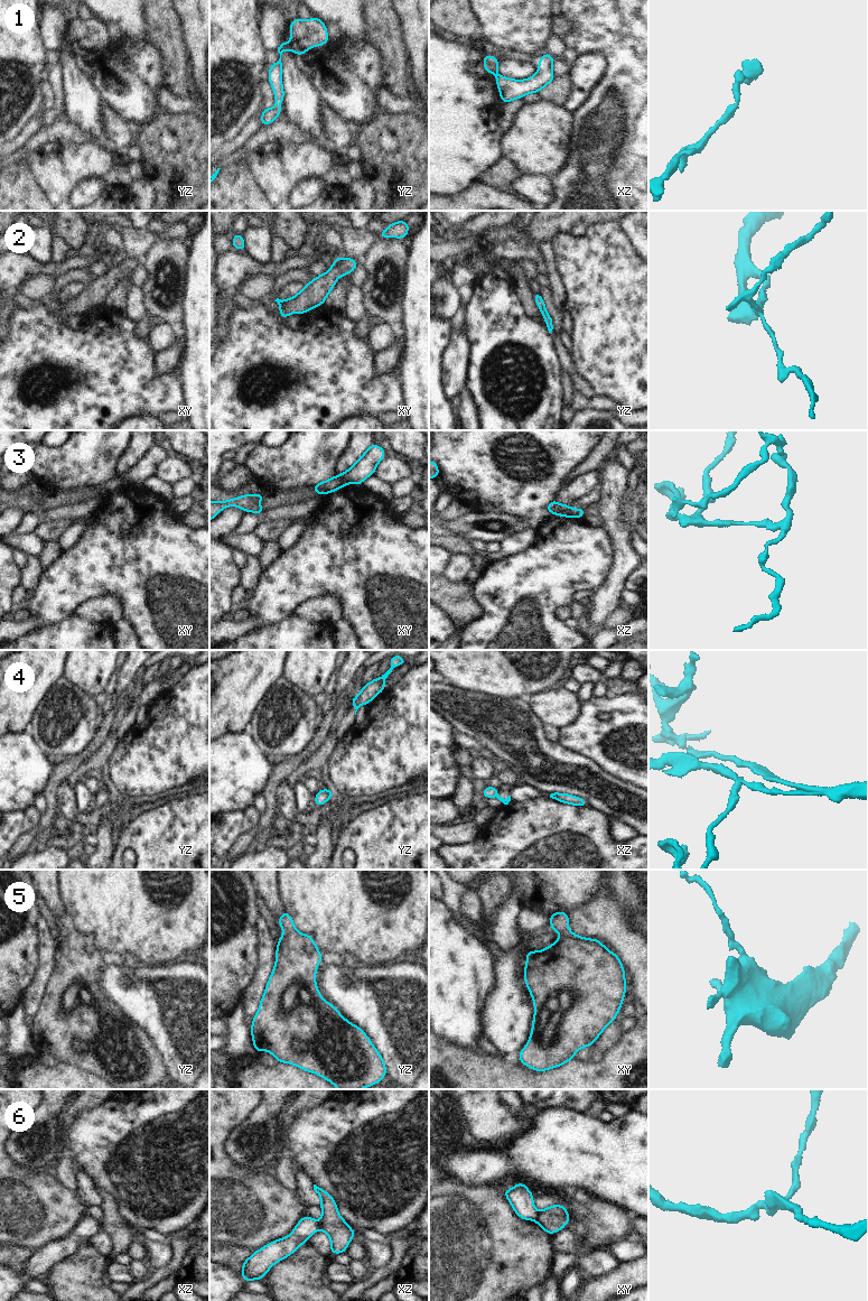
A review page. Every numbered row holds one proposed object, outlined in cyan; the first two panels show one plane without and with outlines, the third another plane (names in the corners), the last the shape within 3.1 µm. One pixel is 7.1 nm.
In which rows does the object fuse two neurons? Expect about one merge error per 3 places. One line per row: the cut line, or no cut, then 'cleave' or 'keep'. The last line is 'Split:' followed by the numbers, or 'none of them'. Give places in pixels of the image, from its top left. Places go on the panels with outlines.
1: cut in yz along (289, 46), (291, 49); cleave
2: no cut; keep
3: cut in xz along (570, 508), (556, 513); cleave
4: cut in yz along (361, 691), (353, 702); cleave
5: no cut; keep
6: cut in xy along (539, 1211), (534, 1219); cleave
Split: 1, 3, 4, 6

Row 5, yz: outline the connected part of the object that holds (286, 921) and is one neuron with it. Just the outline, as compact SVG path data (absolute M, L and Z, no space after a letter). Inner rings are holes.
M287 911L281 913L278 922L283 935L278 940L276 965L251 1024L254 1049L259 1053L268 1050L278 1062L295 1065L305 1071L317 1074L335 1085L337 1089L368 1088L374 1084L380 1084L388 1074L382 1056L366 1033L357 1025L348 1022L336 1006L324 1001L317 988L316 970L318 965L323 963L323 958L314 938L299 932Z

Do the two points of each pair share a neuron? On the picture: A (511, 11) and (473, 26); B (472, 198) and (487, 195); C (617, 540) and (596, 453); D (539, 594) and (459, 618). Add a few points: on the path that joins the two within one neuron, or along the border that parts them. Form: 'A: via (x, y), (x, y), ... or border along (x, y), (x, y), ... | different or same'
A: border along (473, 11), (479, 20), (481, 31) | different
B: via (475, 198), (484, 198) | same
C: border along (605, 461), (599, 467) | different
D: border along (473, 586), (481, 614), (462, 629) | different

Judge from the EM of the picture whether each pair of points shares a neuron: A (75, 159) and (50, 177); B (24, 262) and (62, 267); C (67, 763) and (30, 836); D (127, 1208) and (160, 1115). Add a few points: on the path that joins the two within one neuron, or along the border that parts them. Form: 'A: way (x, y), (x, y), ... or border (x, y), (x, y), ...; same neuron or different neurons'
A: way (70, 164), (56, 173); same neuron
B: way (33, 267), (53, 267); same neuron
C: way (54, 781), (52, 786), (52, 807), (43, 818); same neuron
D: way (150, 1185), (160, 1174), (160, 1139); same neuron

